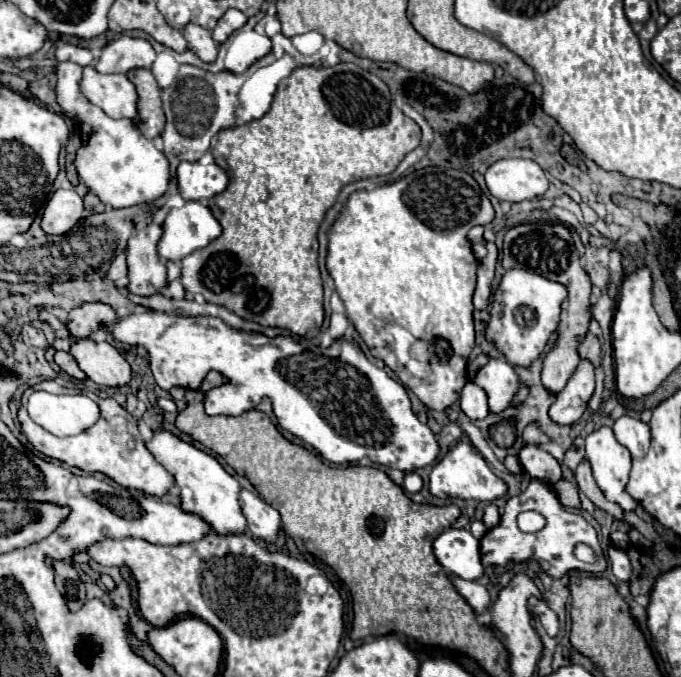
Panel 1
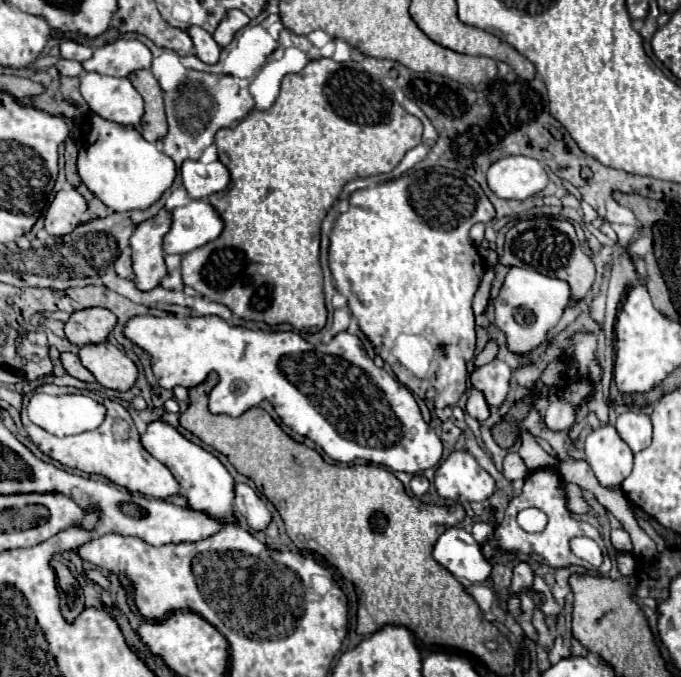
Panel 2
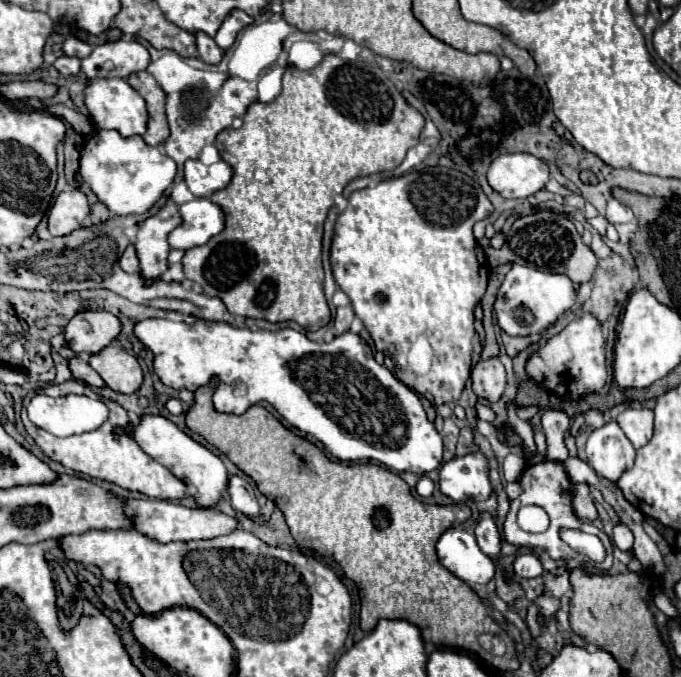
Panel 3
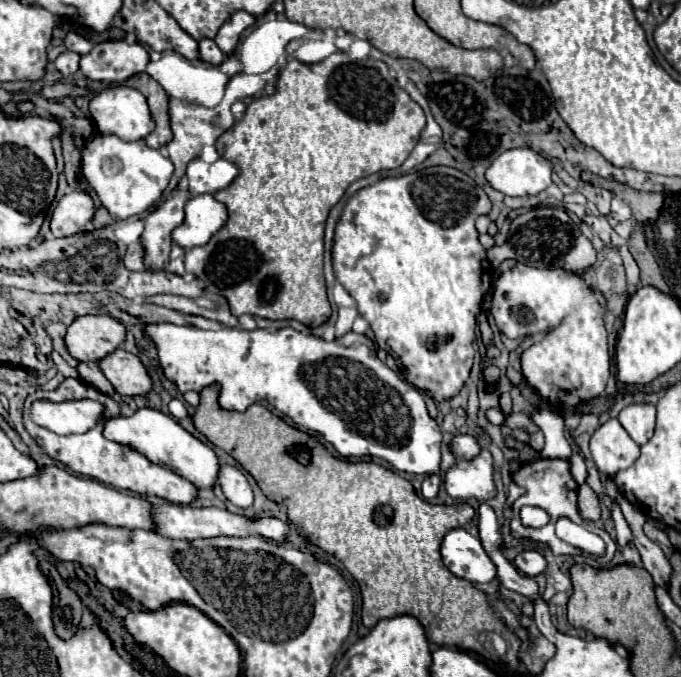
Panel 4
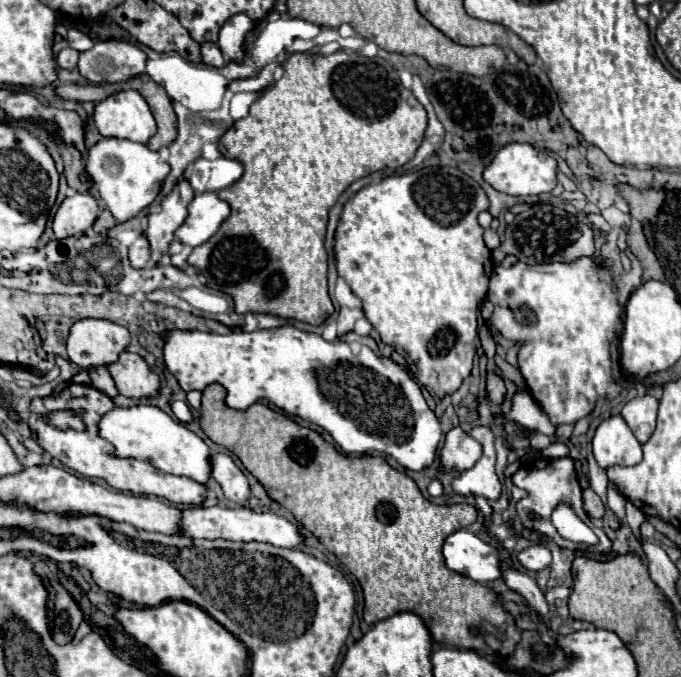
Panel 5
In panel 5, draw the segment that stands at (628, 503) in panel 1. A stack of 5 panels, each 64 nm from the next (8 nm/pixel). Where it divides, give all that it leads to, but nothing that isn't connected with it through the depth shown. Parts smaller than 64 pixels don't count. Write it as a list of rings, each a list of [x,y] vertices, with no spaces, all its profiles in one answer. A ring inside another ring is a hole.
[[[616,414],[606,418],[594,434],[592,452],[602,468],[608,466],[636,466],[642,460],[642,444],[636,440],[626,420]]]

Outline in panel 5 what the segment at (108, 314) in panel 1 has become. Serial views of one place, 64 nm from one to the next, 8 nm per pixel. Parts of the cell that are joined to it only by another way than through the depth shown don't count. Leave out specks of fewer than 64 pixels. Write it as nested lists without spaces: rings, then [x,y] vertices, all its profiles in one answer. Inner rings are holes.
[[[84,318],[78,320],[72,328],[70,328],[70,336],[68,336],[68,356],[70,360],[80,368],[80,372],[76,376],[72,376],[72,382],[76,384],[92,384],[88,370],[98,368],[98,366],[108,366],[114,364],[120,358],[120,352],[126,352],[126,348],[130,346],[130,332],[120,326],[114,324],[110,320],[94,320],[94,318]]]

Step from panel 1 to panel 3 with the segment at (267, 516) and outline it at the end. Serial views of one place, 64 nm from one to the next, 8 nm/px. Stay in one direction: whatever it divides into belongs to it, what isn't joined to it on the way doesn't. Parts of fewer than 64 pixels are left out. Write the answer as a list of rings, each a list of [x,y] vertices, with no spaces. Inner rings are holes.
[[[230,474],[230,480],[228,480],[228,498],[232,502],[232,506],[248,516],[256,516],[258,514],[258,502],[256,502],[256,496],[254,496],[254,490],[252,486],[240,478],[240,476],[234,476]]]

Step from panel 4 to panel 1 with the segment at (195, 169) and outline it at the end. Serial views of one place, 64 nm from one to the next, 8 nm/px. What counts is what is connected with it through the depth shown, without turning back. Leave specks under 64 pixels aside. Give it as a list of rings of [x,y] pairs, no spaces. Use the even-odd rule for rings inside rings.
[[[182,162],[176,176],[184,200],[212,198],[228,186],[228,174],[218,164],[202,166],[200,162]]]

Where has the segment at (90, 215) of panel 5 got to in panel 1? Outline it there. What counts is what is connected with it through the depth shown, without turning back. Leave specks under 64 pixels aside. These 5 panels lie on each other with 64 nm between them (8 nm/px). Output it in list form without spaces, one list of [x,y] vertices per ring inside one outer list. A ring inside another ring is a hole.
[[[56,190],[48,200],[42,216],[42,230],[46,234],[66,234],[78,220],[86,216],[82,196],[76,190]]]

